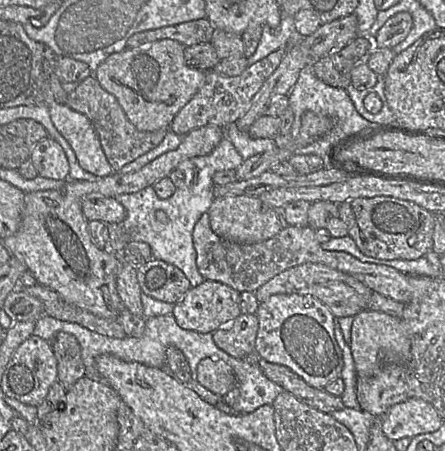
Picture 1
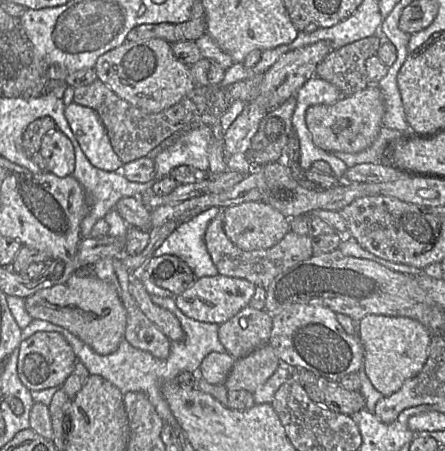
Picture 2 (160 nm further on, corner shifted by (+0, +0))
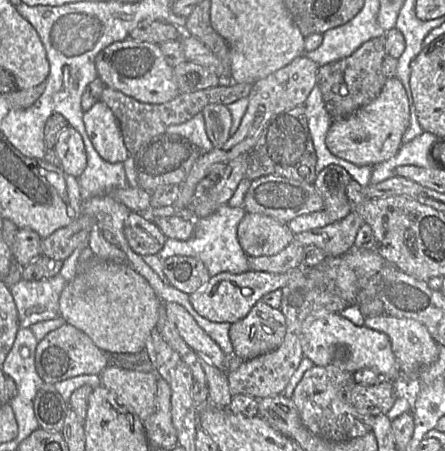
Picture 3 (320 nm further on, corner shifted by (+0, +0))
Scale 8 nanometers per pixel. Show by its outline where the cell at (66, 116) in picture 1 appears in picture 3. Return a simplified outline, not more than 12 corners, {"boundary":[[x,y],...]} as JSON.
{"boundary":[[104,102],[83,122],[103,160],[129,157],[119,123]]}

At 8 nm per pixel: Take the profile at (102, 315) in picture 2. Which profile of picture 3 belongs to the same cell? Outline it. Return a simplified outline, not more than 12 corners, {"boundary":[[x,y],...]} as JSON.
{"boundary":[[127,264],[68,281],[59,316],[109,355],[144,350],[161,300]]}

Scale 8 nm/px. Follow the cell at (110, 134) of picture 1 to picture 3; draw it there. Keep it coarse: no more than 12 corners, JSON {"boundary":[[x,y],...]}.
{"boundary":[[253,84],[217,85],[169,102],[140,102],[105,87],[130,155],[202,112],[248,97]]}

